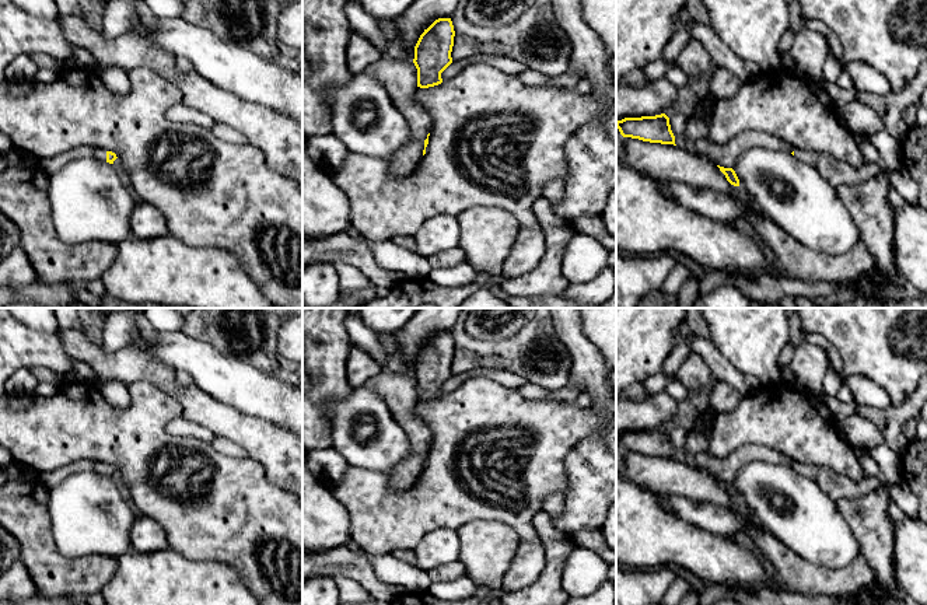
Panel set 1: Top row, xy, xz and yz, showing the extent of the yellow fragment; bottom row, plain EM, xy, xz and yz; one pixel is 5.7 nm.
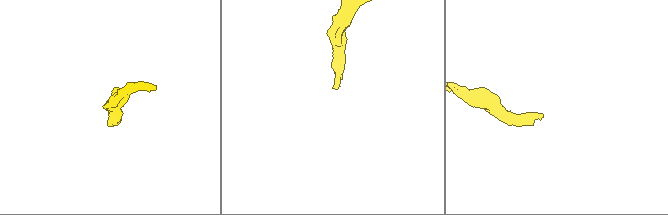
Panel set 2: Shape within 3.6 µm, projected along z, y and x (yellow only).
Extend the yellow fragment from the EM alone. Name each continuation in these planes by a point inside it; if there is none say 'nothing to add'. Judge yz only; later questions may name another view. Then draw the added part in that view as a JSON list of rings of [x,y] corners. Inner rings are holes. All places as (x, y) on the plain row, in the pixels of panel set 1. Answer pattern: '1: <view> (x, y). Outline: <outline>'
1: yz (833, 483). Outline: [[[795,462],[794,469],[797,473],[815,480],[826,494],[835,499],[858,499],[879,486],[888,485],[881,472],[878,472],[875,476],[865,476],[860,482],[854,482],[829,468],[818,468],[815,465],[805,465],[802,462]]]

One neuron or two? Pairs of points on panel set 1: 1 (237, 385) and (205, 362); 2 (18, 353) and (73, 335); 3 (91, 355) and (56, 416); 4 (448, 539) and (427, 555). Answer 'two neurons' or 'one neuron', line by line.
1: one neuron
2: two neurons
3: two neurons
4: one neuron

